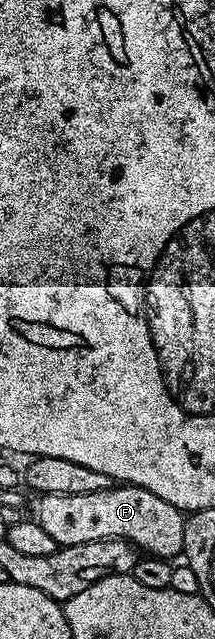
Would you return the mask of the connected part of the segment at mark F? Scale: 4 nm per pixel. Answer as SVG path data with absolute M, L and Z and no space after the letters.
M116 484L111 490L100 492L84 492L83 494L44 494L37 499L38 514L36 520L52 540L58 542L59 547L72 544L84 544L88 540L104 540L105 538L122 538L125 542L133 542L139 551L155 558L174 560L182 554L184 544L184 524L186 518L183 511L177 510L168 500L160 500L143 486Z

